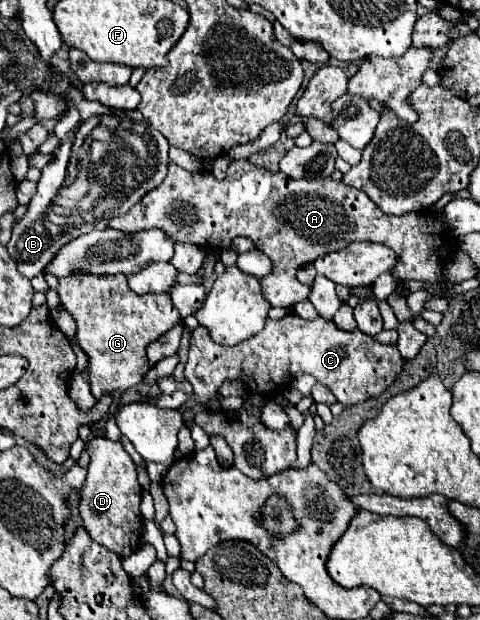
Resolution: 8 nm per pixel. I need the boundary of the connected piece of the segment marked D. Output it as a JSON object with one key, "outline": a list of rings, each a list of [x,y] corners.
{"outline":[[[96,437],[88,443],[88,479],[86,487],[80,491],[80,515],[84,527],[92,539],[96,539],[106,549],[120,557],[128,557],[138,549],[142,537],[144,519],[140,515],[140,493],[138,471],[130,455],[124,451],[120,441],[110,441],[108,437]]]}

